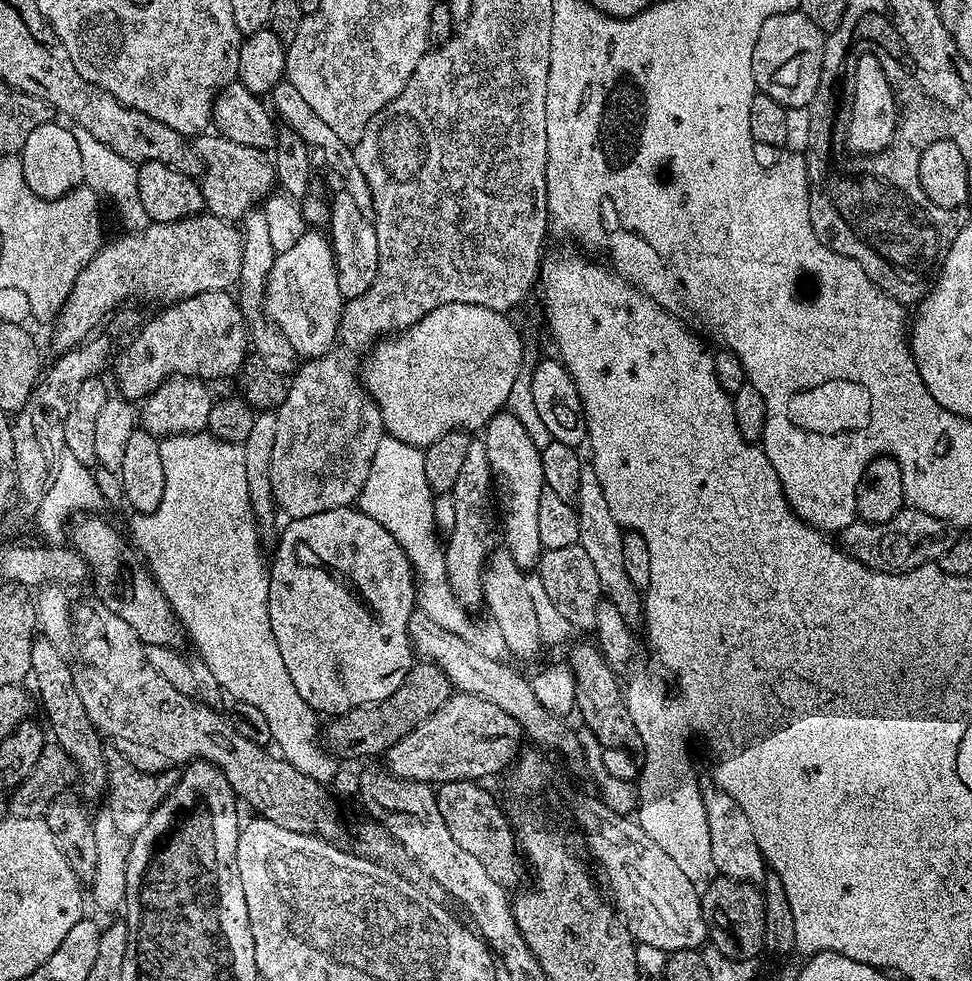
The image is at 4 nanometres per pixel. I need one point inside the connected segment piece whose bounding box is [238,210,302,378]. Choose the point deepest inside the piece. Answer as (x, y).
(273, 349)

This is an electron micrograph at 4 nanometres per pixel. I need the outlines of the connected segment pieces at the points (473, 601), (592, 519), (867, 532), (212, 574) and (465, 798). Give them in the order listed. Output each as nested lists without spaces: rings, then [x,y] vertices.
[[[473,439],[466,458],[462,461],[462,471],[458,482],[454,482],[451,494],[454,500],[455,525],[451,537],[446,540],[444,561],[448,584],[459,604],[465,609],[481,607],[484,599],[484,565],[490,553],[497,547],[498,536],[492,533],[492,508],[494,512],[494,477],[490,462],[486,458],[483,439]]]
[[[584,466],[580,469],[578,478],[578,494],[574,501],[574,507],[578,514],[578,538],[582,550],[586,550],[586,558],[594,565],[594,571],[598,573],[603,595],[614,606],[618,606],[618,614],[629,622],[641,619],[644,602],[641,589],[636,588],[630,580],[623,562],[623,538],[622,531],[614,514],[610,514],[610,502],[606,502],[606,494],[602,482],[598,482],[598,474],[591,466]]]
[[[909,508],[900,509],[890,522],[881,524],[865,524],[857,522],[846,526],[838,533],[839,547],[847,556],[853,556],[868,568],[886,574],[902,574],[914,570],[923,564],[939,561],[940,556],[950,547],[948,540],[949,525],[930,514],[922,514],[922,510]]]
[[[207,430],[189,432],[186,436],[166,436],[159,443],[165,493],[156,512],[132,516],[131,543],[138,549],[162,594],[166,594],[187,639],[189,636],[196,643],[199,659],[218,678],[221,689],[227,695],[229,692],[233,701],[250,702],[250,706],[262,710],[266,722],[270,722],[272,744],[280,747],[279,755],[294,770],[319,784],[331,785],[336,776],[337,757],[322,746],[322,724],[316,721],[318,713],[294,690],[294,682],[286,674],[286,662],[282,662],[282,650],[278,650],[274,630],[270,630],[266,556],[260,553],[261,533],[248,497],[244,445],[219,440]]]
[[[455,780],[439,785],[435,789],[438,802],[438,814],[450,826],[450,835],[466,854],[474,854],[482,866],[486,866],[490,878],[501,884],[503,888],[512,890],[520,880],[520,864],[522,868],[522,853],[513,825],[508,824],[502,809],[496,805],[496,800],[484,789],[483,783],[475,780]]]

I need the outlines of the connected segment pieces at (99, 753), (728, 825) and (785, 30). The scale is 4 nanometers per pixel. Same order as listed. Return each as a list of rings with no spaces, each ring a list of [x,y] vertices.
[[[43,634],[37,635],[31,644],[30,652],[32,682],[36,684],[36,696],[42,702],[53,741],[64,749],[76,764],[78,784],[84,787],[83,795],[103,797],[108,786],[108,761],[104,758],[104,740],[91,722],[90,716],[86,714],[86,706],[83,705],[78,688],[74,684],[72,668],[63,656],[63,651]]]
[[[715,786],[703,791],[703,809],[706,810],[707,834],[713,869],[725,879],[744,883],[763,883],[768,868],[758,846],[754,830],[746,814],[737,806],[736,800],[728,792]]]
[[[802,11],[774,14],[762,22],[758,42],[754,42],[752,73],[757,89],[774,98],[784,109],[808,108],[816,97],[824,61],[825,33]]]

